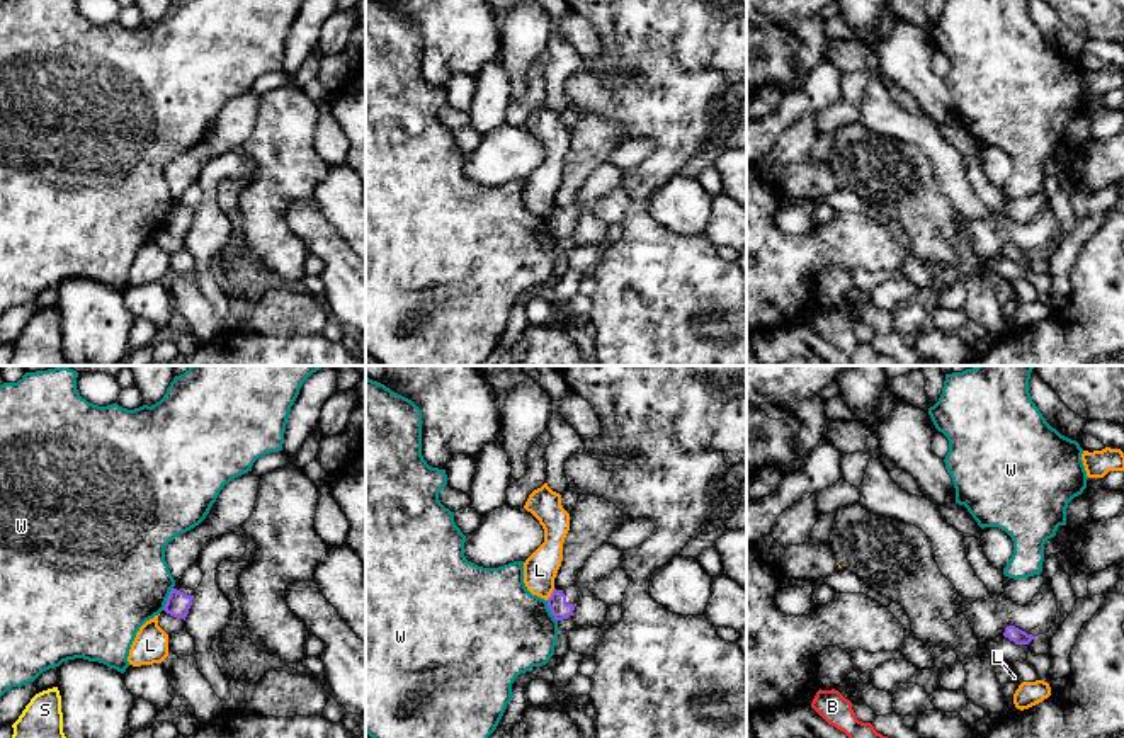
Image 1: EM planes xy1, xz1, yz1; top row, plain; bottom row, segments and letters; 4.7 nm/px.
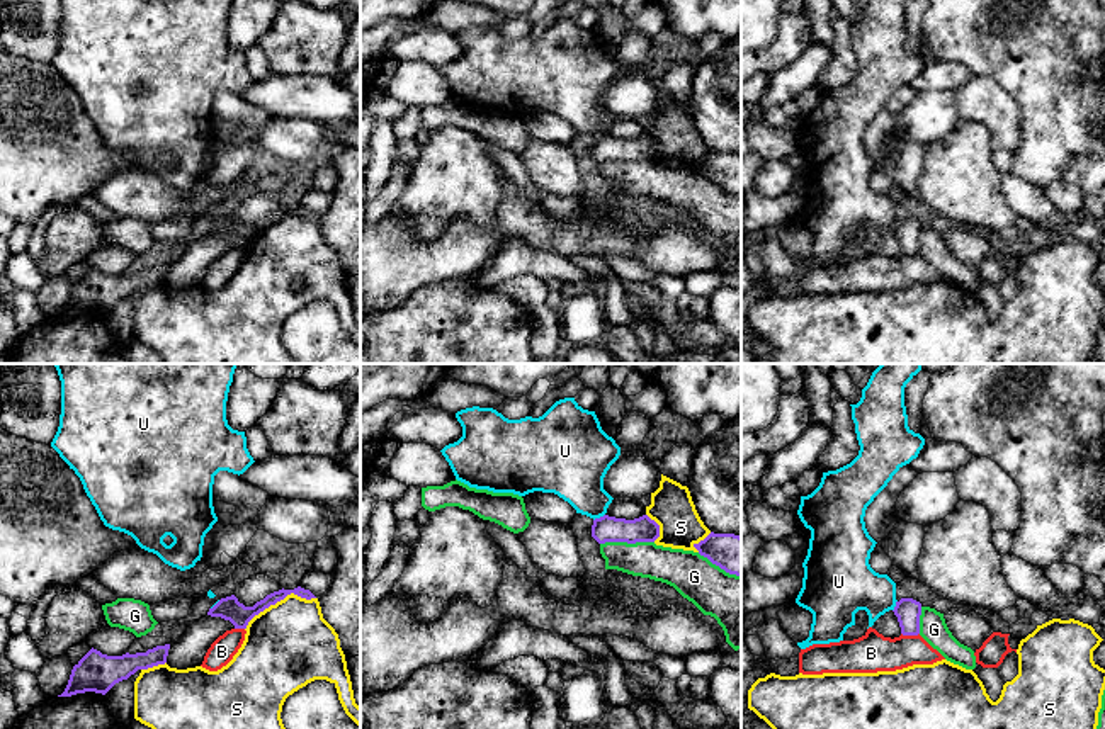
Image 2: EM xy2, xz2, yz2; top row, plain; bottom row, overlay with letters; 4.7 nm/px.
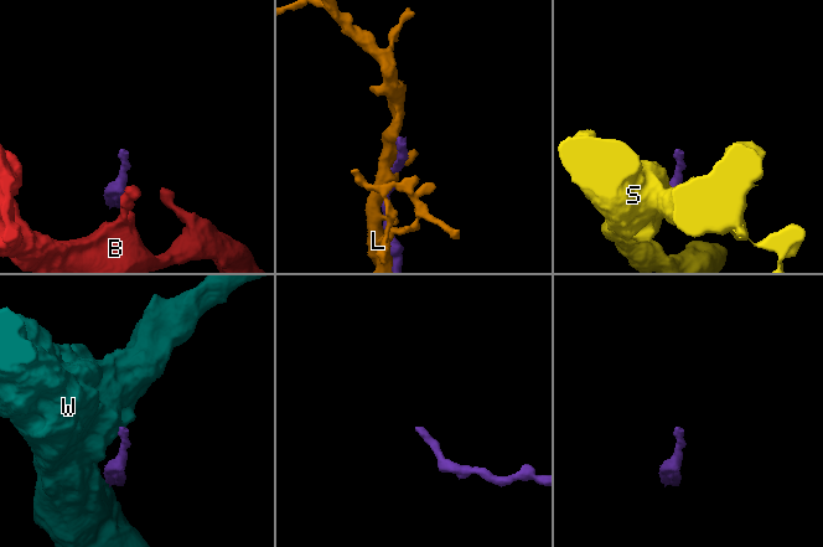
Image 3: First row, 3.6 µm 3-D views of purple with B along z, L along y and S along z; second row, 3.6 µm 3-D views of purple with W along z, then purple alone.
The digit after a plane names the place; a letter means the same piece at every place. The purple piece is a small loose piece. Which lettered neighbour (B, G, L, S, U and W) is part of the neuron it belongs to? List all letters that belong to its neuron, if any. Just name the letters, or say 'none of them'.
none of them

